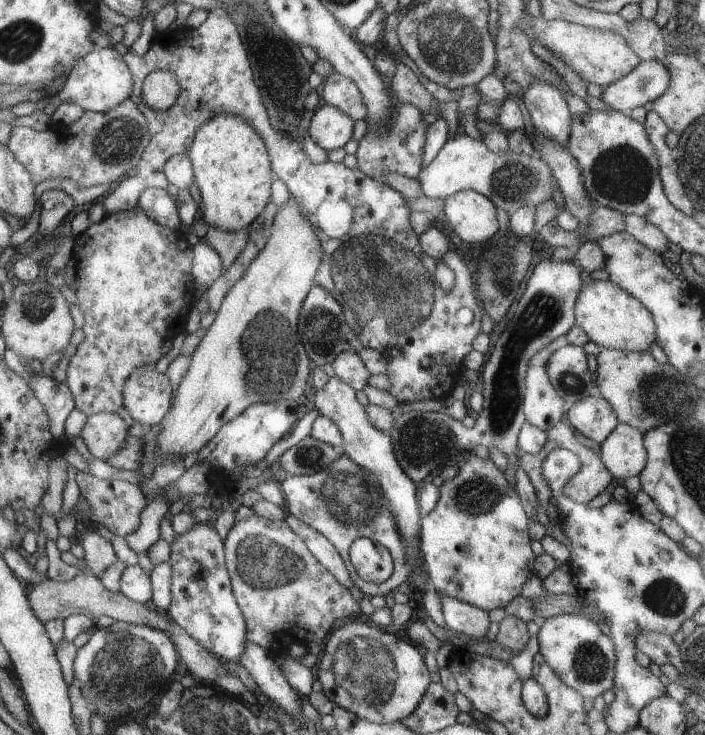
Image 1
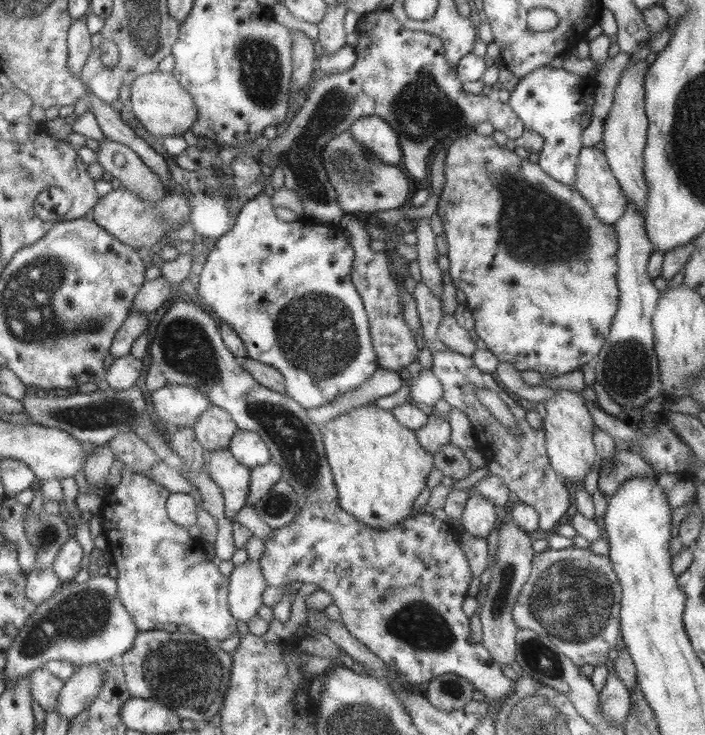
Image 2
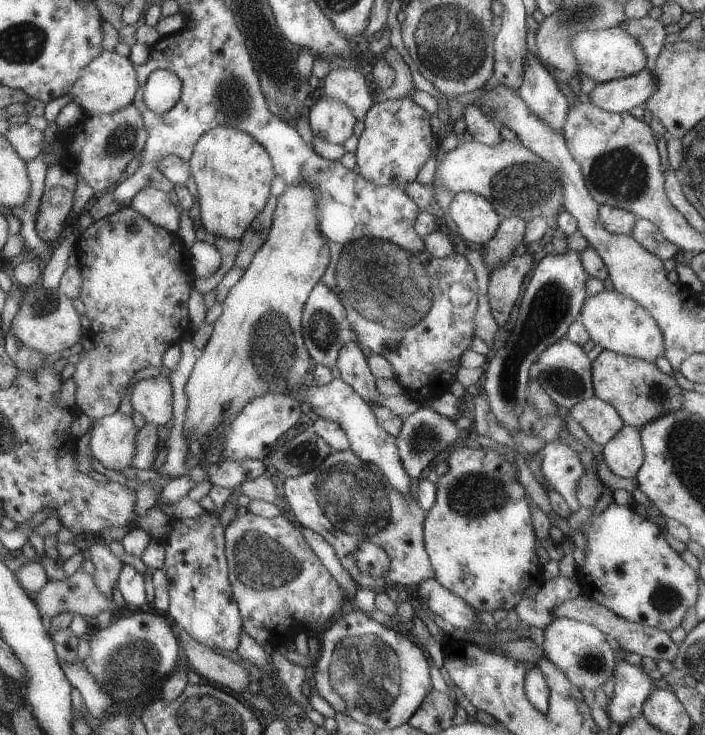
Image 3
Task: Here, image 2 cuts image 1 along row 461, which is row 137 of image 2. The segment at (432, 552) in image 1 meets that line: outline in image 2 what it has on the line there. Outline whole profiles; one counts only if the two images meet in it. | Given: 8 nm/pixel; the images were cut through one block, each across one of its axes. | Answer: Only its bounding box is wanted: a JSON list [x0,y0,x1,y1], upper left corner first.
[437,132,619,377]

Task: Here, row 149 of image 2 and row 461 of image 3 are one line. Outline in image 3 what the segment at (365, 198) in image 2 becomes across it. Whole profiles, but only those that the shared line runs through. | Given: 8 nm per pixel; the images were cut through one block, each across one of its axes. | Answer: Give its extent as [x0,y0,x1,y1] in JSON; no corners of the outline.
[284,449,434,592]

